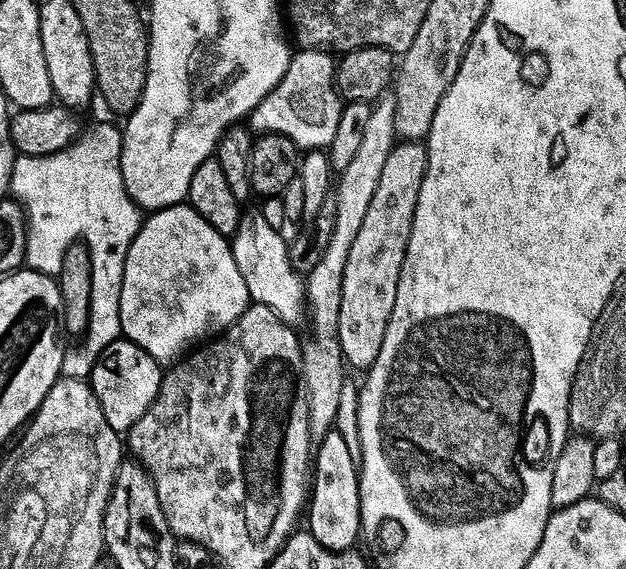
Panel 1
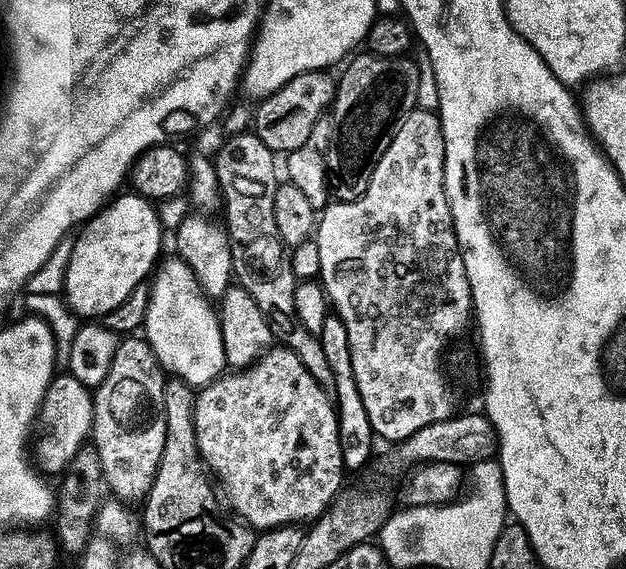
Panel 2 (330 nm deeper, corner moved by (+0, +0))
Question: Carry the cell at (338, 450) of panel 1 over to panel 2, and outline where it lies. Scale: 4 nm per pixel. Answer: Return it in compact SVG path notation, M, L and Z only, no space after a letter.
M329 314L326 326L320 331L320 341L326 350L326 358L334 369L334 382L338 382L338 394L334 397L336 415L340 418L340 441L344 466L349 473L360 472L372 460L372 443L378 437L374 426L370 426L370 414L366 414L366 405L362 403L362 393L358 390L358 378L354 378L354 358L350 358L350 334L346 334L346 326L339 316Z

